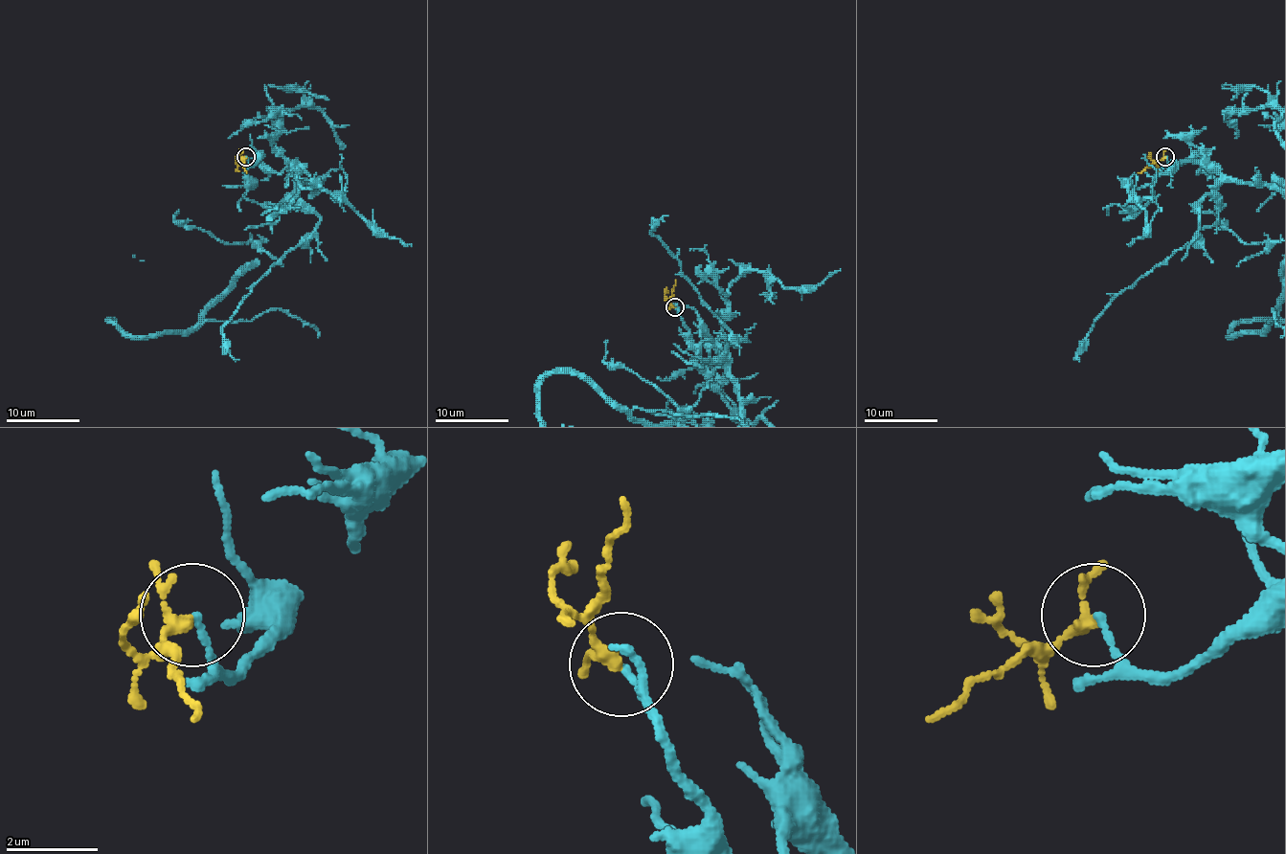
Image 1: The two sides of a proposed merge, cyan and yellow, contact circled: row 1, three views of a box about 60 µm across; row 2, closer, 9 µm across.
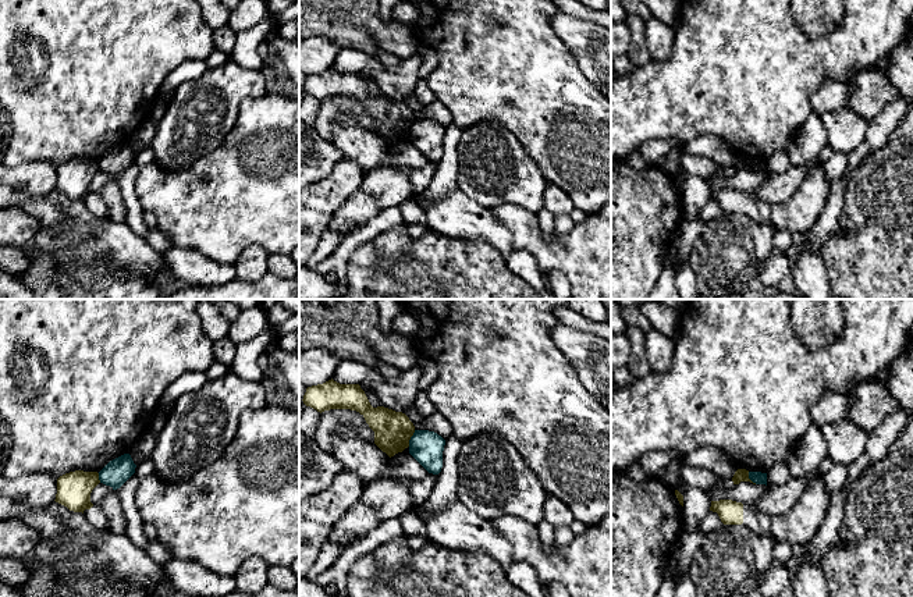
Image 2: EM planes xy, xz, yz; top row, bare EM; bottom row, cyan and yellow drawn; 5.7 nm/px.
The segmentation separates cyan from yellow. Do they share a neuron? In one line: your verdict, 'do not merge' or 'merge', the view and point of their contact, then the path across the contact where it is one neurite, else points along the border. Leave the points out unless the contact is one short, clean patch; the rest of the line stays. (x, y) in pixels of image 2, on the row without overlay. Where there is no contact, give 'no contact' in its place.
do not merge | xz (411, 127) | along xz (415, 118), (408, 134)

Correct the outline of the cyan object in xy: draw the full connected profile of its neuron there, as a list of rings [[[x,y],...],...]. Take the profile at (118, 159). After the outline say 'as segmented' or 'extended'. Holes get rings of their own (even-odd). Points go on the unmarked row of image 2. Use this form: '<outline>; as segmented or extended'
[[[124,142],[110,149],[100,160],[100,171],[110,174],[113,178],[120,177],[134,161],[136,153],[129,142]]]; as segmented

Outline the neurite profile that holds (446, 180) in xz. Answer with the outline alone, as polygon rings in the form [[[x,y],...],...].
[[[451,122],[445,129],[443,139],[443,156],[437,164],[436,175],[430,181],[420,198],[411,198],[412,202],[422,206],[431,200],[438,200],[458,189],[459,164],[458,164],[458,143],[463,129],[455,122]]]

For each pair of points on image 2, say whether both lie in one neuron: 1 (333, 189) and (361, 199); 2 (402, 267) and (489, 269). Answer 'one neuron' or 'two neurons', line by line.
1: two neurons
2: one neuron

